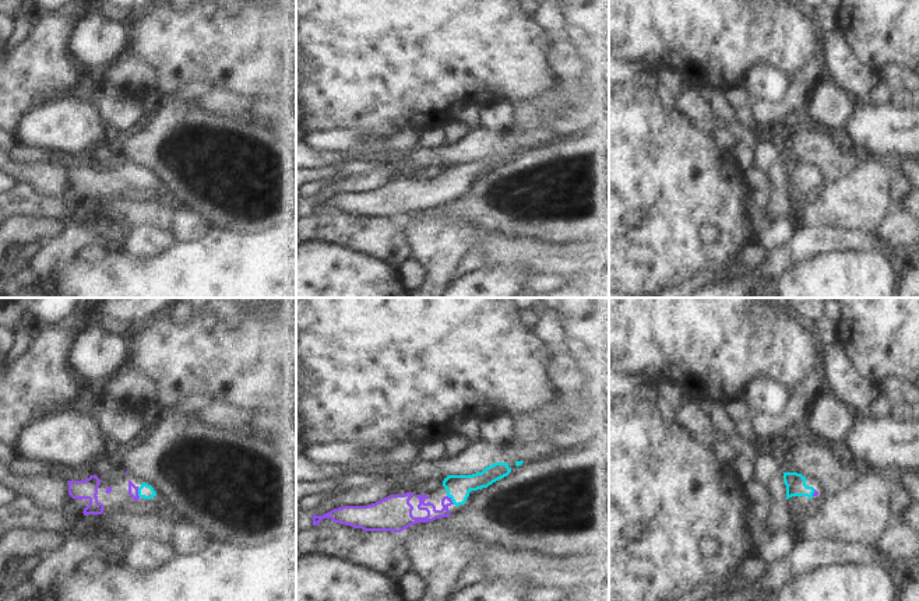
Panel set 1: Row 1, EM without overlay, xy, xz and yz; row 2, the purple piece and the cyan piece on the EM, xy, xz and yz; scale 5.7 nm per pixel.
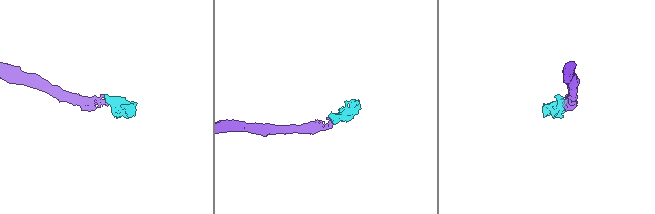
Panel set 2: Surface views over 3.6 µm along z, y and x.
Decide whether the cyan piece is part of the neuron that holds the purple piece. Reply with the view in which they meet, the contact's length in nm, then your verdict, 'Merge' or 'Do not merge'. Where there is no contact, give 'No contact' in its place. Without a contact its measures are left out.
Touches purple in xz. Shared border 70 nm. Merge

